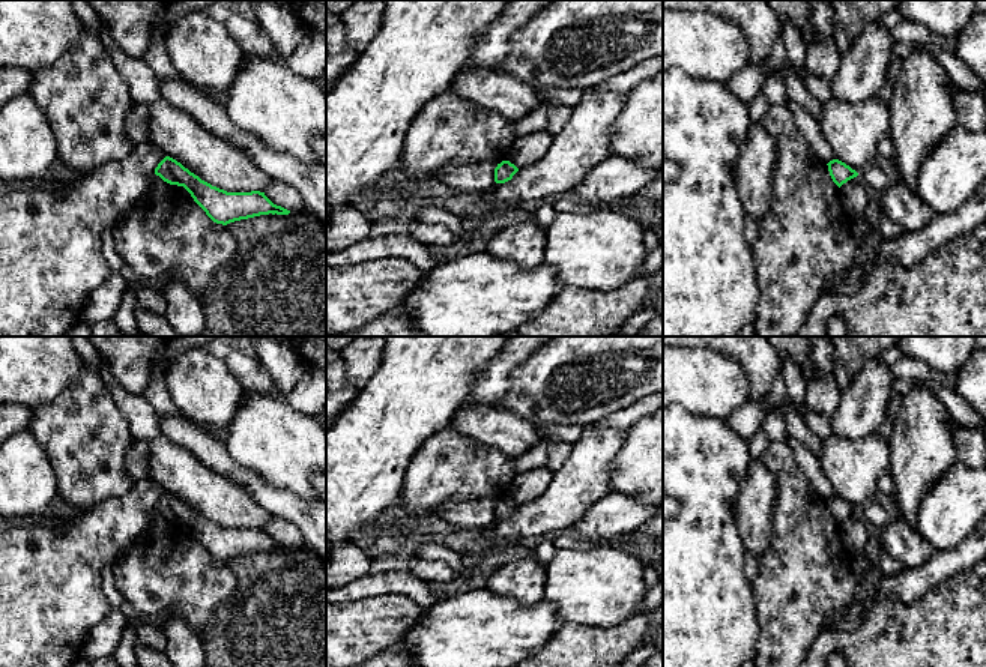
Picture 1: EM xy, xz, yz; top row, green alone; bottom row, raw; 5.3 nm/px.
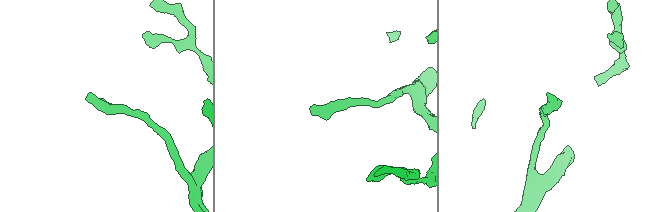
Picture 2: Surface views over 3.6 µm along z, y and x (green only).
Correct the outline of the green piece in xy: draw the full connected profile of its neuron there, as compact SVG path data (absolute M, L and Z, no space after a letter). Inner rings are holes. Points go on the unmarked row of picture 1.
M165 493L155 511L170 521L183 523L194 538L216 560L227 562L234 557L260 551L289 551L290 547L274 541L265 529L227 529L201 517L176 496Z

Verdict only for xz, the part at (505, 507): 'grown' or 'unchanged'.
unchanged

